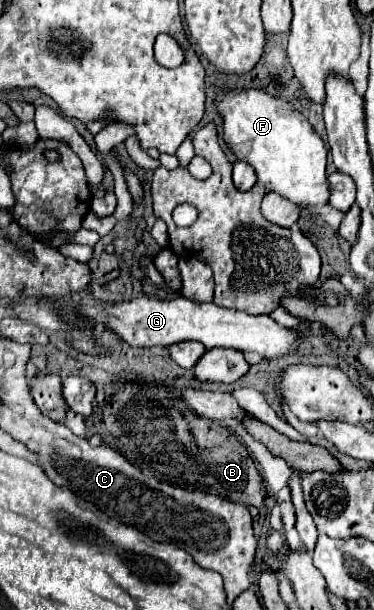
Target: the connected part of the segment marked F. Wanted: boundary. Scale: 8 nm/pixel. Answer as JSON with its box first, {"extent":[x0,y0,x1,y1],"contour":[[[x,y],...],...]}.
{"extent":[217,89,331,215],"contour":[[[261,89],[219,95],[217,107],[223,117],[223,139],[239,159],[233,165],[233,183],[239,191],[249,191],[255,183],[265,185],[269,191],[291,199],[307,215],[315,215],[319,205],[329,203],[331,185],[325,173],[327,147],[301,113],[287,101],[271,97]]]}

